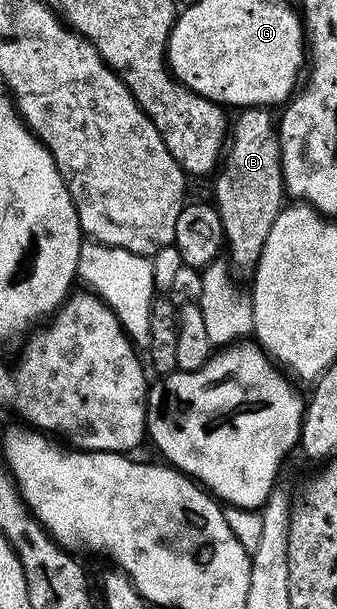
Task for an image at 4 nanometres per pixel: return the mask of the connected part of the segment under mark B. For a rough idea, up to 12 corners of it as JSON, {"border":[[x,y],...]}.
{"border":[[266,108],[231,123],[213,179],[232,266],[256,268],[283,210]]}

